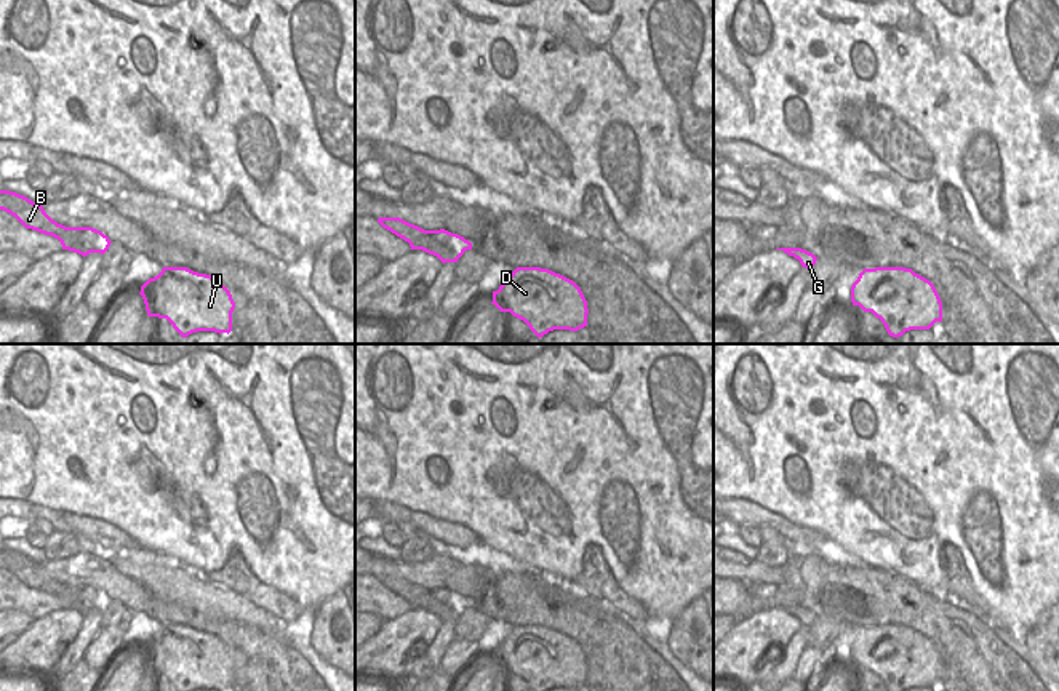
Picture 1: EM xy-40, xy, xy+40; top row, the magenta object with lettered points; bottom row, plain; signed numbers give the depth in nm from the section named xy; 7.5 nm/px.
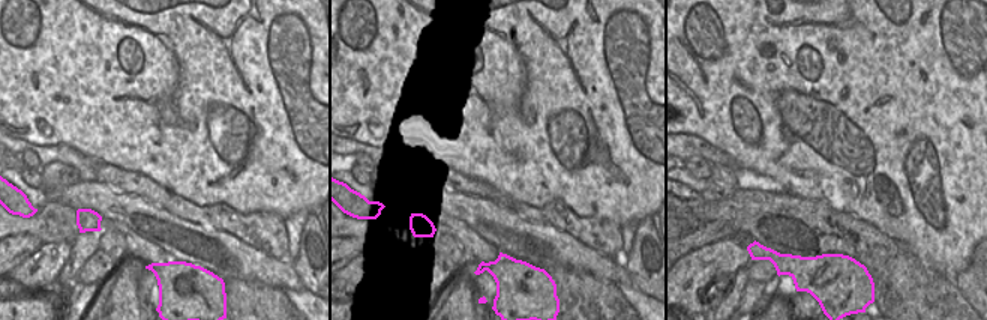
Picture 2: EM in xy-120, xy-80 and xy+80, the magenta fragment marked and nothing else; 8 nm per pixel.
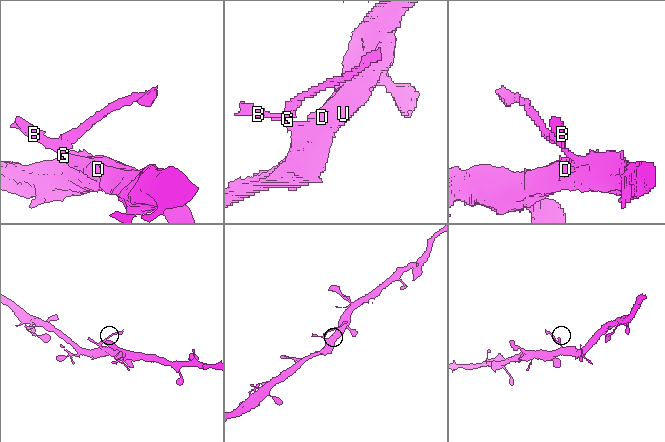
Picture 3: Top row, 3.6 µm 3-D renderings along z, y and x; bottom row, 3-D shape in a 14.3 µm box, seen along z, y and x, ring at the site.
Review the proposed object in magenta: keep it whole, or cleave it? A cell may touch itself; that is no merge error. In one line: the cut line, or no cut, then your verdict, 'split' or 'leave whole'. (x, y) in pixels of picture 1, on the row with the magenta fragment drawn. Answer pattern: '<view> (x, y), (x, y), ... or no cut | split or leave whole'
xy (434, 253), (456, 253), (459, 256) | split

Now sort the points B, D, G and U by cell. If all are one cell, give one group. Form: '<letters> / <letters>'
B / D G U

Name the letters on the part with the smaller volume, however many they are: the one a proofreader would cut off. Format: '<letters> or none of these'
B

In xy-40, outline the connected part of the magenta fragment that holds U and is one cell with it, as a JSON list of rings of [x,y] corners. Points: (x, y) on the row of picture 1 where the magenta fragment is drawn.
[[[163,267],[139,293],[149,317],[166,318],[187,338],[197,331],[230,333],[235,302],[214,277],[187,267]]]

